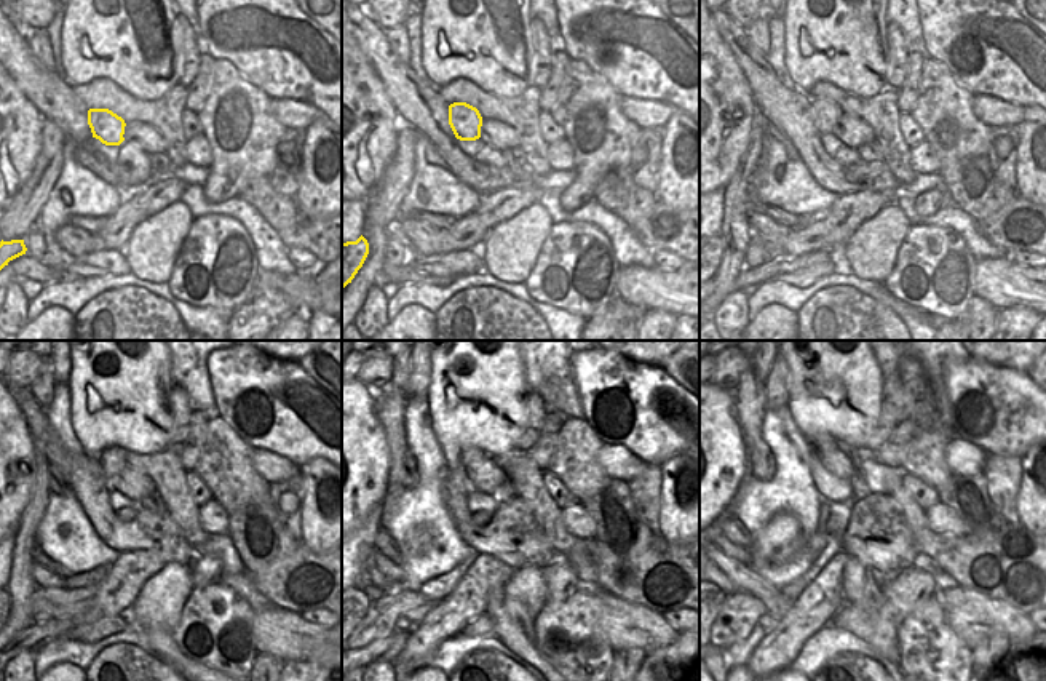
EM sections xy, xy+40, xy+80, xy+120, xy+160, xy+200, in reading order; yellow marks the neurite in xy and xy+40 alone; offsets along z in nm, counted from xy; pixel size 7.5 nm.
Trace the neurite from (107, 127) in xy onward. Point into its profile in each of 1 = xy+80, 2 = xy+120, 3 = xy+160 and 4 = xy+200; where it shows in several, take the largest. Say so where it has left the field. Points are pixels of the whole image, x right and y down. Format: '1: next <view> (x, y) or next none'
1: next xy+80 (826, 112)
2: next xy+120 (112, 461)
3: next xy+160 (471, 456)
4: next xy+200 (821, 443)

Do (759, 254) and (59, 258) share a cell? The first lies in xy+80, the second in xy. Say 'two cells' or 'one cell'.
two cells

